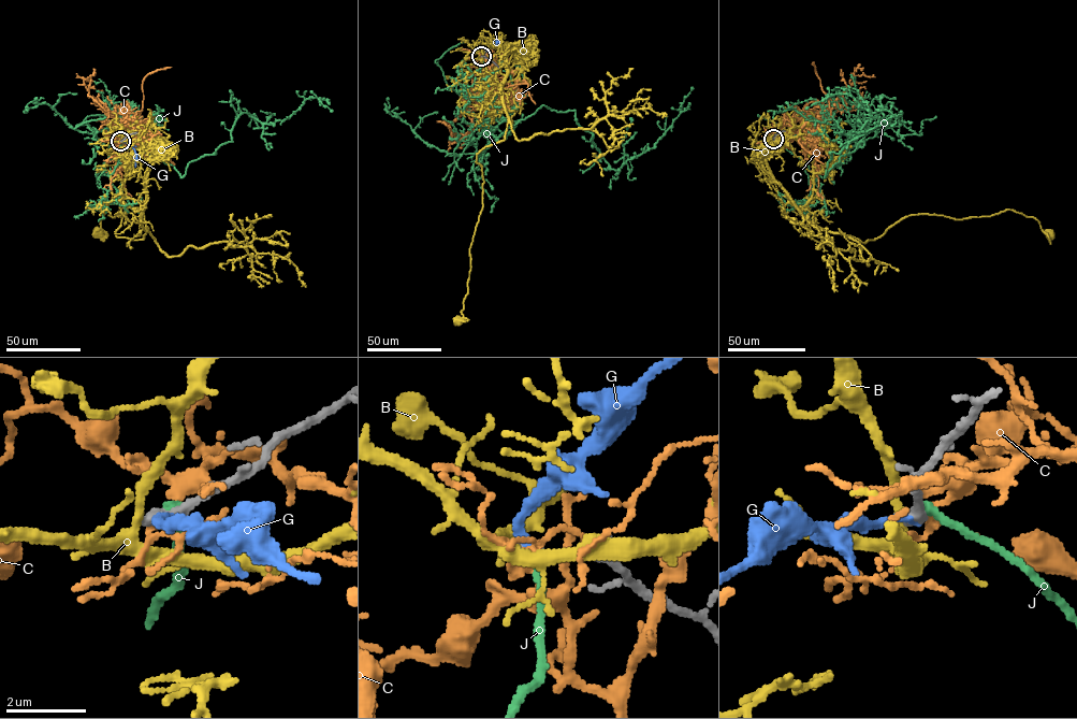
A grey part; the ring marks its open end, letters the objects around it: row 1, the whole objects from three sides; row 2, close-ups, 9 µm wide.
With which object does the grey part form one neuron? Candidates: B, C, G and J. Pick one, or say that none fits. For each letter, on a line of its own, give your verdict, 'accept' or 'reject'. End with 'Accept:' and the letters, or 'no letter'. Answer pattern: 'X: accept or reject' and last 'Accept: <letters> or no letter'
B: reject
C: reject
G: reject
J: reject
Accept: no letter

